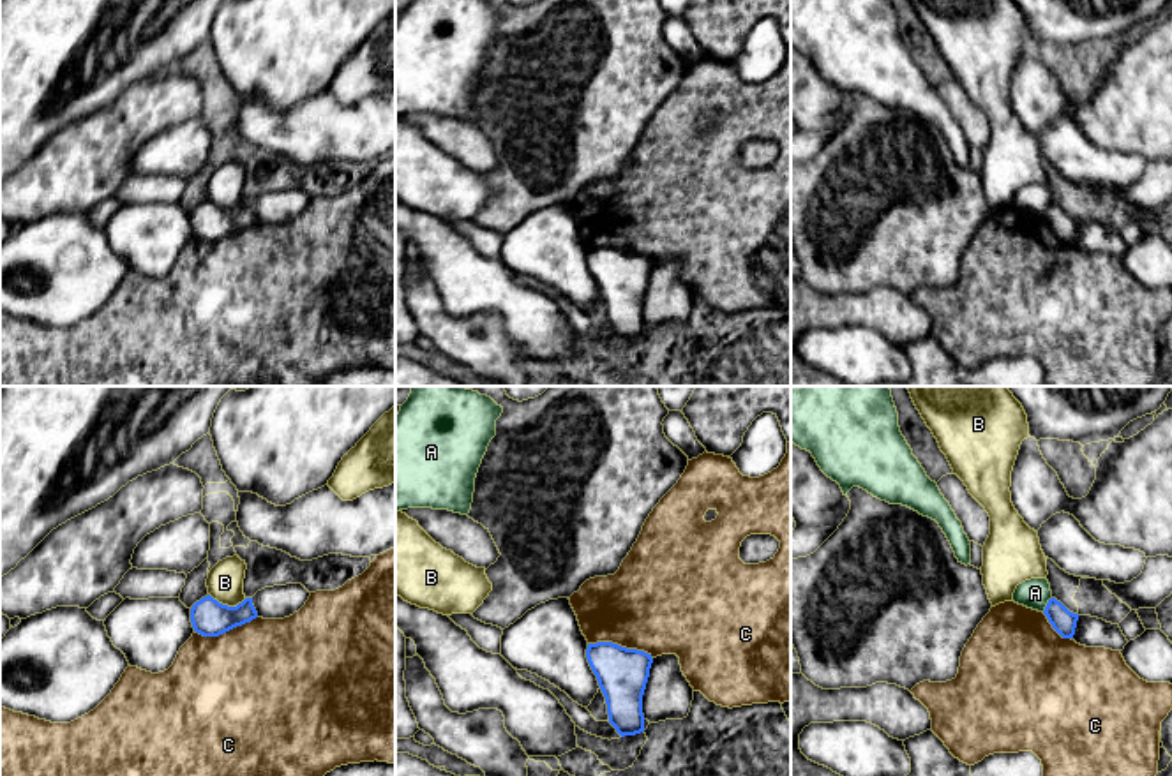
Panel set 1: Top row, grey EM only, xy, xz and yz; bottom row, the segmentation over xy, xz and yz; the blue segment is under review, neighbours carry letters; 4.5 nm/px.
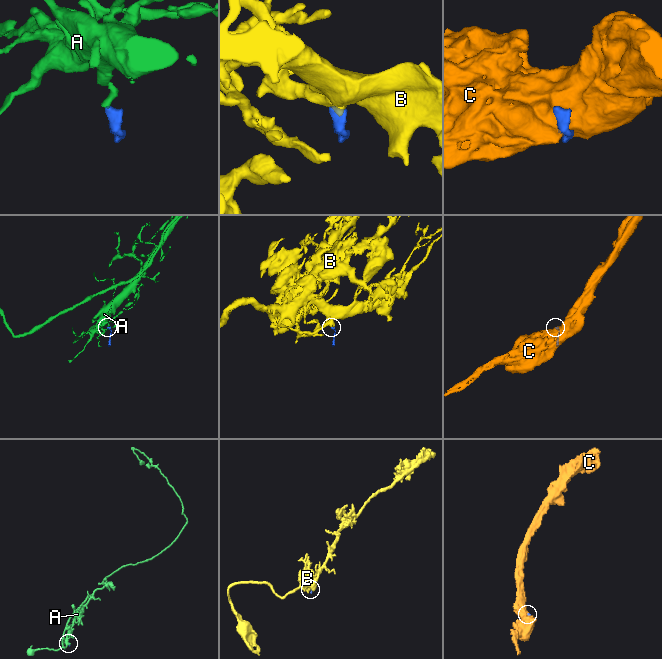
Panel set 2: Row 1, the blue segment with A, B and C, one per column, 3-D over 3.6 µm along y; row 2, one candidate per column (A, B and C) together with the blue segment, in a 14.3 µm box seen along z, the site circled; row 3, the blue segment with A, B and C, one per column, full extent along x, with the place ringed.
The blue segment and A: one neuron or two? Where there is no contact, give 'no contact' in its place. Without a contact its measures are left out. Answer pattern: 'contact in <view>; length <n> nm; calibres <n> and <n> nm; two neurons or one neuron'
contact in yz; length 80 nm; calibres 110 and 140 nm; two neurons

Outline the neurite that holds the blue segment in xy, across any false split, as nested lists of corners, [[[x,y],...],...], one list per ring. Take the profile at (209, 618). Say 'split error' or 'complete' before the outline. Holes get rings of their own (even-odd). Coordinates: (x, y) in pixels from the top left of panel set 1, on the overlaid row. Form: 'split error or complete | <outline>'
complete | [[[210,594],[196,601],[191,608],[191,623],[196,633],[203,637],[219,637],[237,626],[258,617],[252,598],[245,598],[237,607],[228,607]]]

